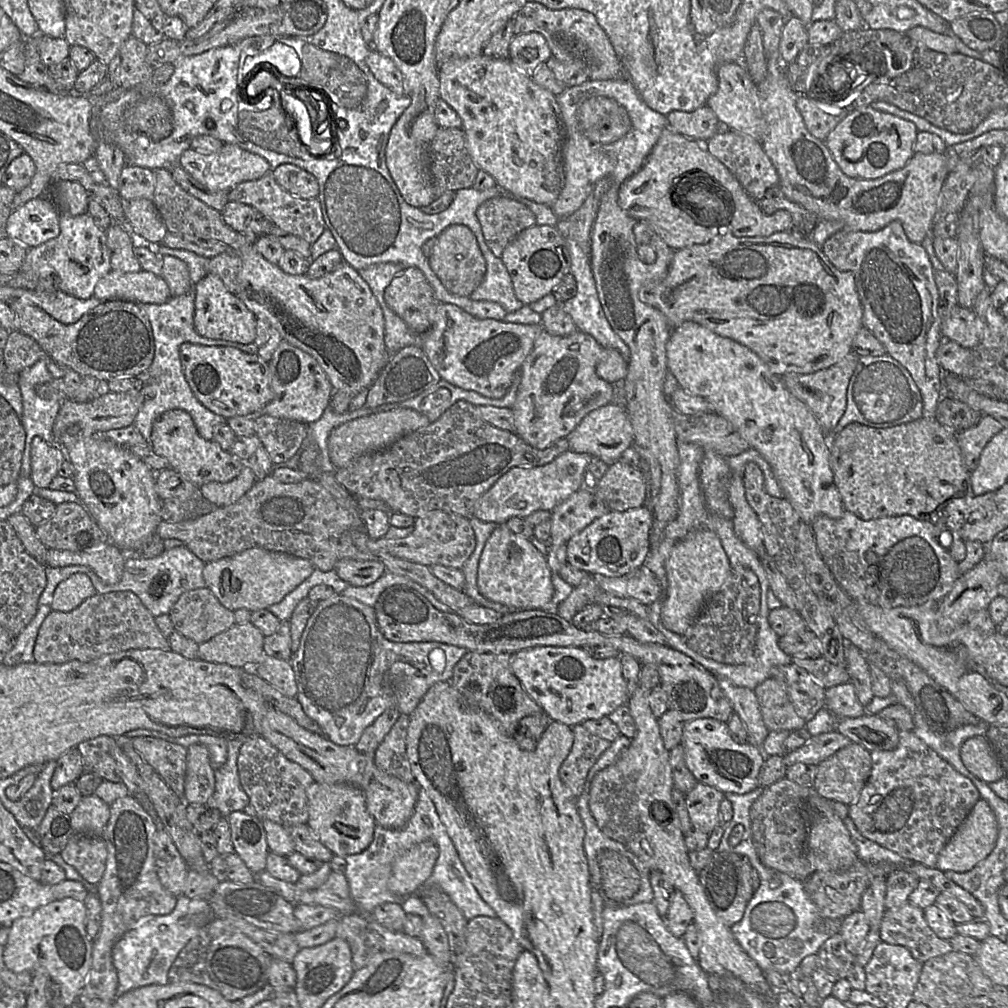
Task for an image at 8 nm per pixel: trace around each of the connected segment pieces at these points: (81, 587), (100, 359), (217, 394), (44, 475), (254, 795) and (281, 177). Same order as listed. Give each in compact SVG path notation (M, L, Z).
M76 573L56 586L49 606L54 611L69 612L96 594L90 578L86 574Z
M15 299L10 302L10 307L14 312L14 330L32 337L51 360L81 376L92 376L104 381L115 377L139 376L153 362L153 329L146 313L134 302L103 302L73 324L57 321L29 300Z
M184 342L180 345L183 372L197 399L212 412L225 417L260 415L260 411L273 399L268 362L258 354L250 354L231 346L205 346Z
M35 436L31 444L31 476L34 485L47 488L58 468L66 459L66 451L57 444L50 444L40 436Z
M260 736L246 739L239 750L237 769L241 786L255 808L257 817L282 826L307 824L308 788L315 782L299 764L287 759Z
M281 164L272 169L276 182L293 196L316 198L319 184L314 175L293 164Z

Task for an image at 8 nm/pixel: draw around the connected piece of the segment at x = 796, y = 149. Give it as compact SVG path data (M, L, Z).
M786 67L785 71L767 72L765 79L757 84L757 87L761 110L768 127L768 133L761 144L778 173L778 185L789 200L798 203L820 220L842 222L843 229L849 231L873 232L884 228L892 221L900 221L907 238L913 243L921 243L927 233L932 232L938 196L949 173L944 153L914 153L903 168L877 179L848 177L833 159L825 142L815 138L807 130L795 105L798 94L790 87Z

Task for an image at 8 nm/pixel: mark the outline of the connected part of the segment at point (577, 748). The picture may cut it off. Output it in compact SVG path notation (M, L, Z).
M581 724L572 728L574 742L559 769L559 777L571 794L581 795L590 768L610 746L610 742L587 731Z

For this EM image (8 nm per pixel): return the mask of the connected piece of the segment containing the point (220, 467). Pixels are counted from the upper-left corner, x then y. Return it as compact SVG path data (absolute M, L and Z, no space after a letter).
M181 409L168 410L157 419L153 425L150 445L157 454L167 458L173 469L198 487L208 482L230 482L246 466L245 461L223 450L215 441L204 439L191 415Z

